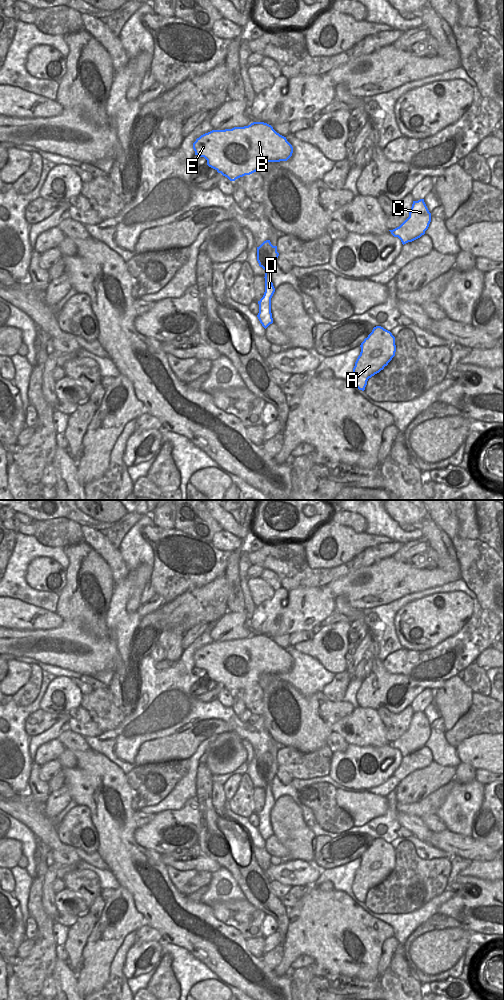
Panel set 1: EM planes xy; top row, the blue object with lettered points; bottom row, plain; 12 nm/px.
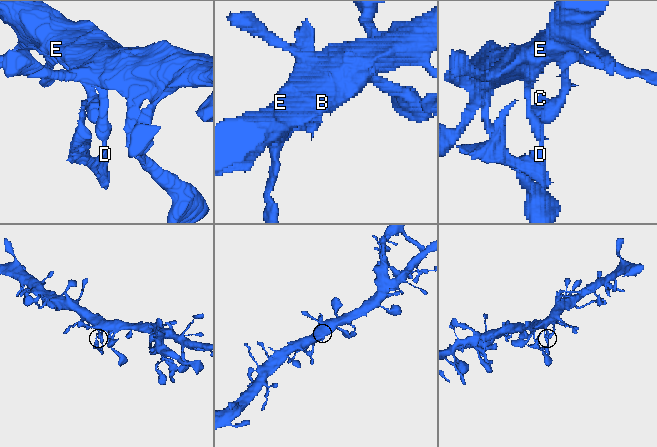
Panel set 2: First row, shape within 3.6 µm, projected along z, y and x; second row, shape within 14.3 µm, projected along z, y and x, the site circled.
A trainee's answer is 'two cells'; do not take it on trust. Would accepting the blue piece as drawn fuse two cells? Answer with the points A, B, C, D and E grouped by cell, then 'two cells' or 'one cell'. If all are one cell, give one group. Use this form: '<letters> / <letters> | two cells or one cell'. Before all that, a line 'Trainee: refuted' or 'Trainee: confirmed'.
Trainee: refuted
A B C D E | one cell

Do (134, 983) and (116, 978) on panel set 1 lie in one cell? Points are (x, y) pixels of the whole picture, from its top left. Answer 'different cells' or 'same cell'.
different cells

